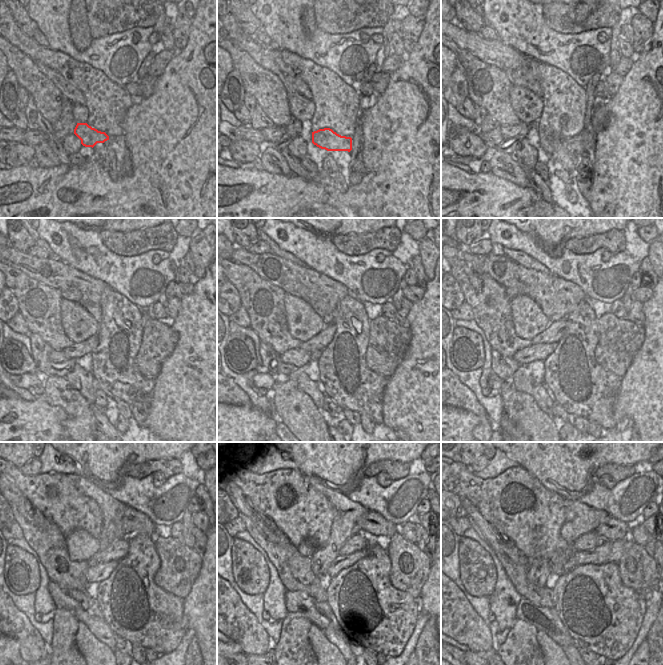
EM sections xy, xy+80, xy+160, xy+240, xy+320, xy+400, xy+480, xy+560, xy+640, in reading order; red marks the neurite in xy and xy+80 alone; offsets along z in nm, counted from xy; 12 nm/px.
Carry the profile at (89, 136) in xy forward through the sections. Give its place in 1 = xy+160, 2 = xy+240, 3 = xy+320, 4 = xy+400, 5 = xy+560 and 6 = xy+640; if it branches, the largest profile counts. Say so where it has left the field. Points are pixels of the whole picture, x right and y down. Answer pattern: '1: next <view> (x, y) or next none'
1: next xy+160 (578, 144)
2: next xy+240 (159, 340)
3: next xy+320 (388, 343)
4: next xy+400 (620, 339)
5: next xy+560 (410, 569)
6: next xy+640 (638, 571)

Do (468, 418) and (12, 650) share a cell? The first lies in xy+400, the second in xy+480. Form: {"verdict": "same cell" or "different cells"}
{"verdict": "same cell"}

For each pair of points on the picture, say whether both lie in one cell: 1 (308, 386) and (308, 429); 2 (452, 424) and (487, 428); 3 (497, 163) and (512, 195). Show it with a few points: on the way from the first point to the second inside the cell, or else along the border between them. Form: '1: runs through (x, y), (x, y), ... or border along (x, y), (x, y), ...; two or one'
1: border along (290, 379), (309, 396), (320, 410); two
2: border along (459, 408), (472, 411), (480, 419), (473, 431); two
3: border along (490, 171), (497, 176), (527, 188); two

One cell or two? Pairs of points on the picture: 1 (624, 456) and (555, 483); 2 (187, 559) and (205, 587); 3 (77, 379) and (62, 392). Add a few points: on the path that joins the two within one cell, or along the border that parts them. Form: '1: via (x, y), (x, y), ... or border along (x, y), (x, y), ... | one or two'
1: via (607, 456), (578, 460), (572, 466) | one
2: border along (202, 556), (202, 565), (198, 577), (185, 596) | two
3: border along (64, 377), (87, 400) | two

